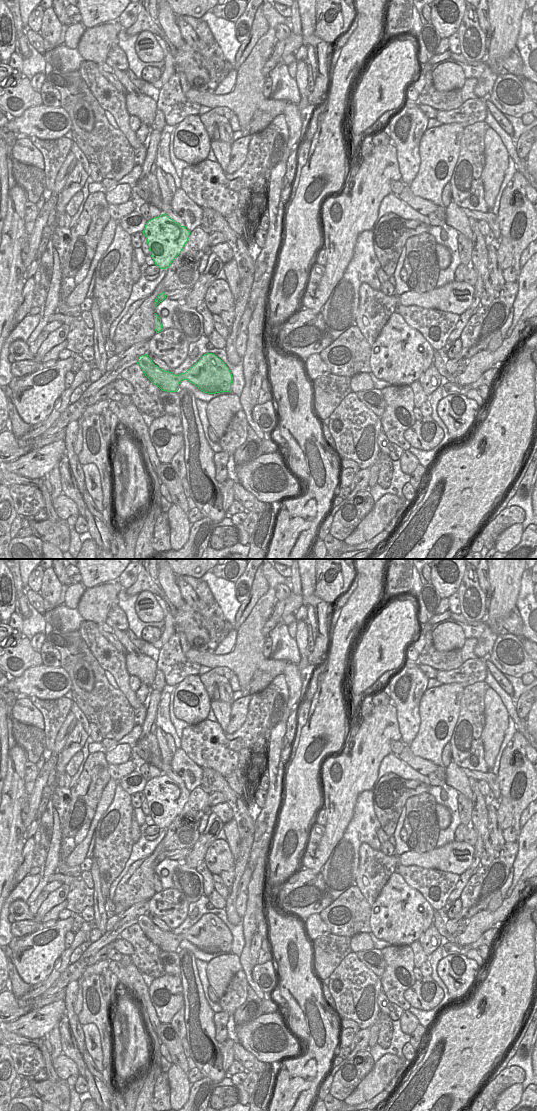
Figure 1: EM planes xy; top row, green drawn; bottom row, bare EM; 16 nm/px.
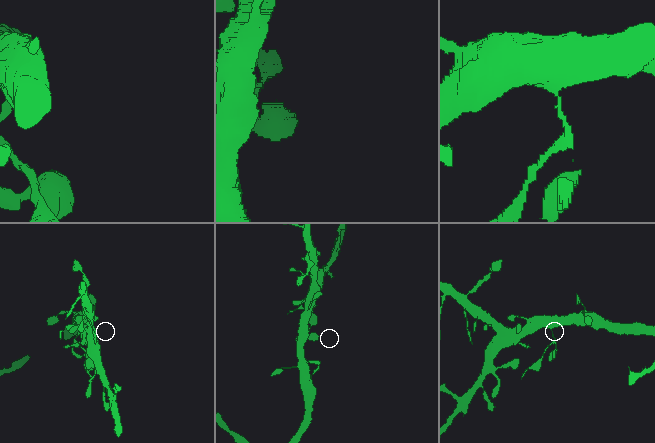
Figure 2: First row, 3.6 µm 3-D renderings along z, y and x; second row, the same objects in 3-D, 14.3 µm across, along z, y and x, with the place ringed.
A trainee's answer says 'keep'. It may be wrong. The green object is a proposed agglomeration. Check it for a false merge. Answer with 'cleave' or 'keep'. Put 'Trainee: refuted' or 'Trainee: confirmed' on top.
Trainee: refuted
cleave

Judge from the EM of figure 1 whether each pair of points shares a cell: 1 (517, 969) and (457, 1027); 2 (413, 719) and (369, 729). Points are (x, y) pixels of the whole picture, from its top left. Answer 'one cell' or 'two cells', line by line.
1: one cell
2: two cells

